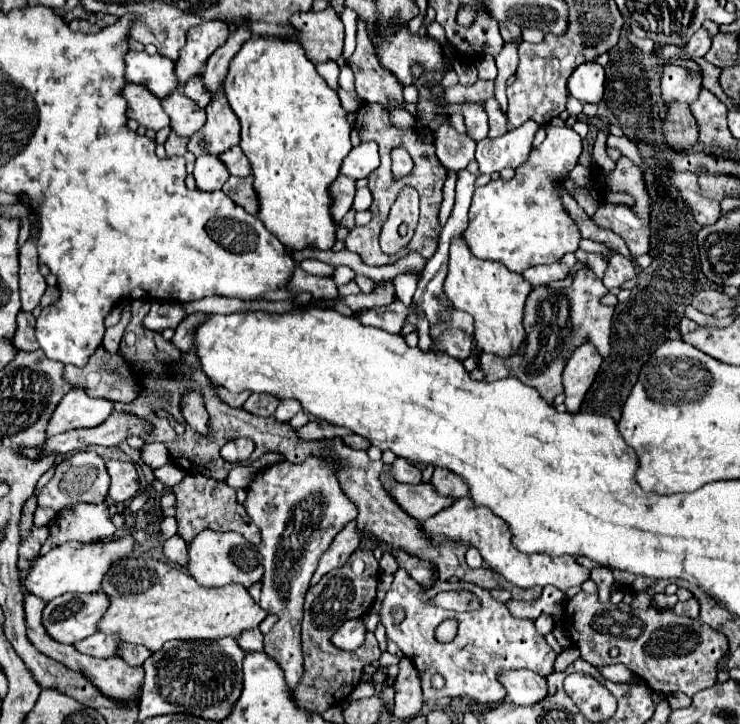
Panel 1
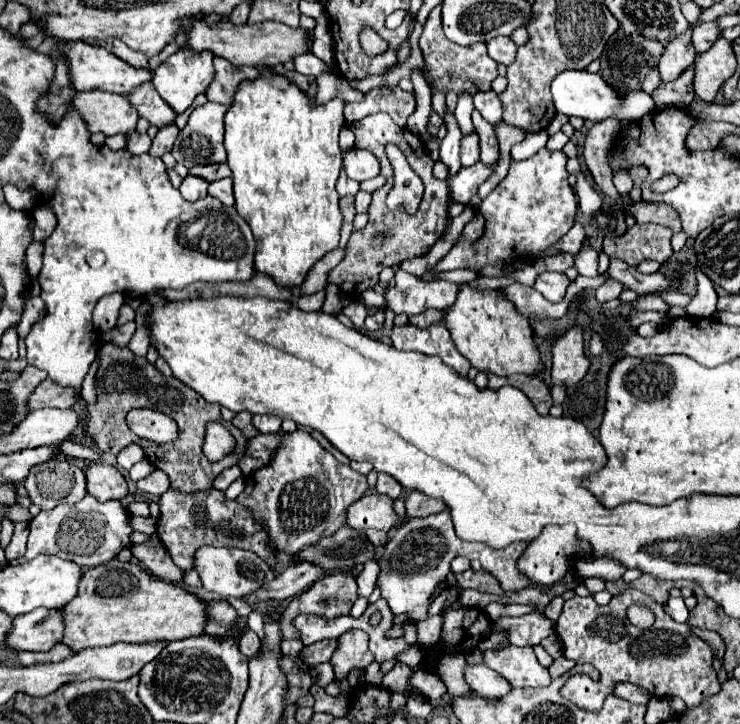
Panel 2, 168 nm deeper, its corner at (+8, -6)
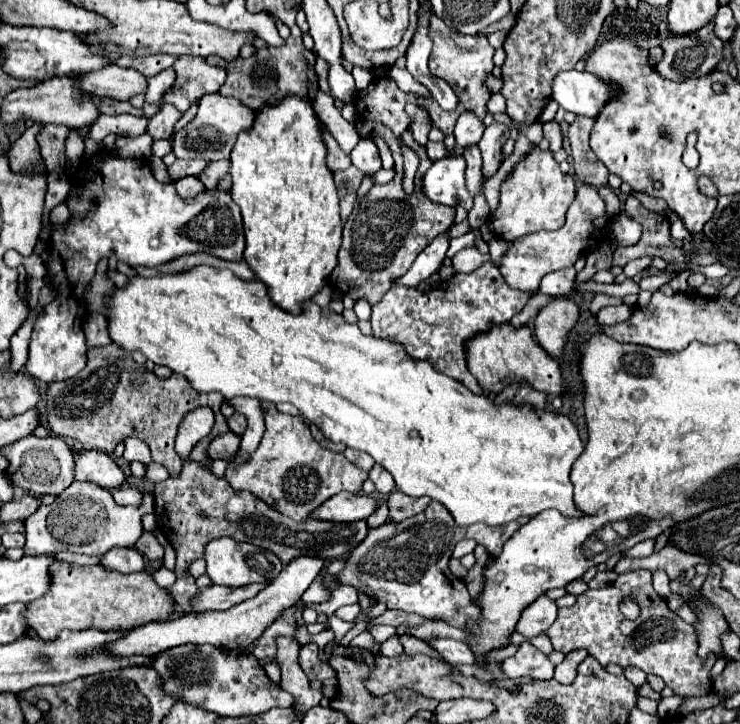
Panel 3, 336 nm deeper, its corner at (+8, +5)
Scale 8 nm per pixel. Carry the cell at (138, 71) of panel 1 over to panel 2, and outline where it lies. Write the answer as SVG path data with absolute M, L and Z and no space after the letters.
M66 42L56 46L66 62L68 62L68 74L70 74L70 84L76 90L104 90L104 92L114 92L114 94L128 94L132 88L138 88L140 84L148 82L152 78L150 70L140 70L124 60L116 58L112 52L108 52L102 46L92 46L88 42Z

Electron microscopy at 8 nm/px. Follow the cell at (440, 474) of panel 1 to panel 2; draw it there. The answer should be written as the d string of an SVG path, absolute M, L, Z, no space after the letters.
M410 492L404 504L408 518L424 518L444 510L444 504L440 504L440 500L432 500L430 496L420 496L420 492Z

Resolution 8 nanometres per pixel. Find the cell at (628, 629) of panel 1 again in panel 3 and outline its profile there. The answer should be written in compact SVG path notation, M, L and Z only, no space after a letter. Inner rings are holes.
M630 571L624 575L618 575L618 579L604 587L604 589L588 589L582 595L578 595L576 603L568 609L558 611L556 627L550 627L546 633L554 645L556 651L570 653L574 649L586 649L590 655L594 655L602 667L608 667L610 663L618 663L622 669L634 665L640 667L646 673L654 673L664 679L664 683L674 689L676 695L682 697L704 697L712 689L712 667L716 663L716 655L708 655L706 659L700 659L698 649L698 637L692 625L688 625L682 617L672 613L652 587L652 573L650 571ZM632 595L640 603L640 617L630 621L626 619L618 605L620 599Z

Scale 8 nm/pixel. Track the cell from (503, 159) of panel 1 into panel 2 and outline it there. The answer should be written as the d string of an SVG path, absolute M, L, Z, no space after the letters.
M478 162L472 168L462 168L454 176L450 176L446 180L446 184L448 184L452 202L468 204L472 200L472 196L476 194L478 186L492 174L492 170L494 168L486 168L482 162Z

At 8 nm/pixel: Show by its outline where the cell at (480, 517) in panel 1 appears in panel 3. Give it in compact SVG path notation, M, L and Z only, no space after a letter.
M432 501L422 513L410 517L408 521L392 521L370 529L366 539L348 555L346 567L338 573L338 581L356 589L364 589L368 595L386 603L388 609L418 613L426 619L442 619L464 629L468 621L480 619L480 609L472 605L468 589L448 569L448 561L456 543L472 537L478 545L490 549L492 557L498 557L506 539L524 523L526 519L522 517L498 529L480 523L472 527L456 527L448 509L444 509L444 505L438 501Z

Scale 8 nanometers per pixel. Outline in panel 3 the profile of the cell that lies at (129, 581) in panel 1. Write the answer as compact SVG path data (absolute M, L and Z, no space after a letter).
M56 561L50 573L52 589L44 597L28 603L28 611L24 613L28 627L44 641L52 641L52 637L64 629L130 631L150 621L164 621L176 611L172 597L168 597L166 589L158 587L148 573L120 573L108 571L102 565L82 567L64 561Z

